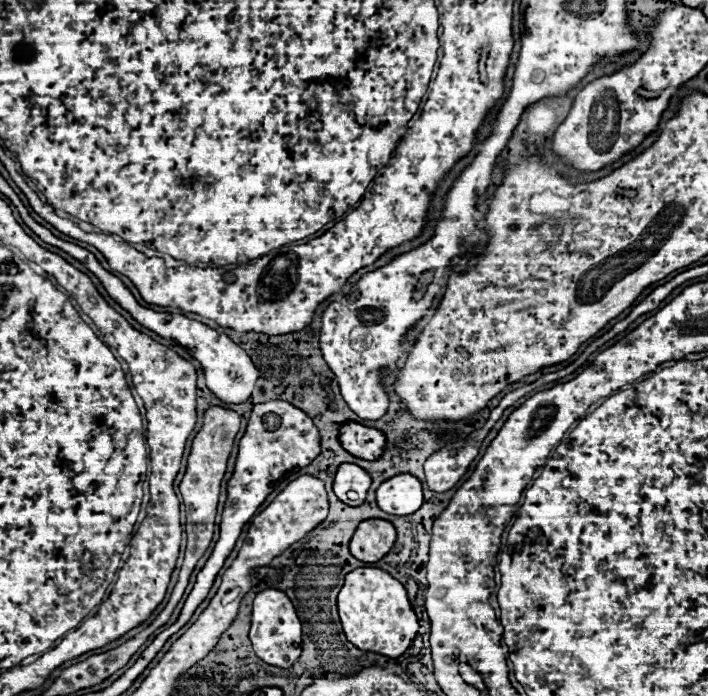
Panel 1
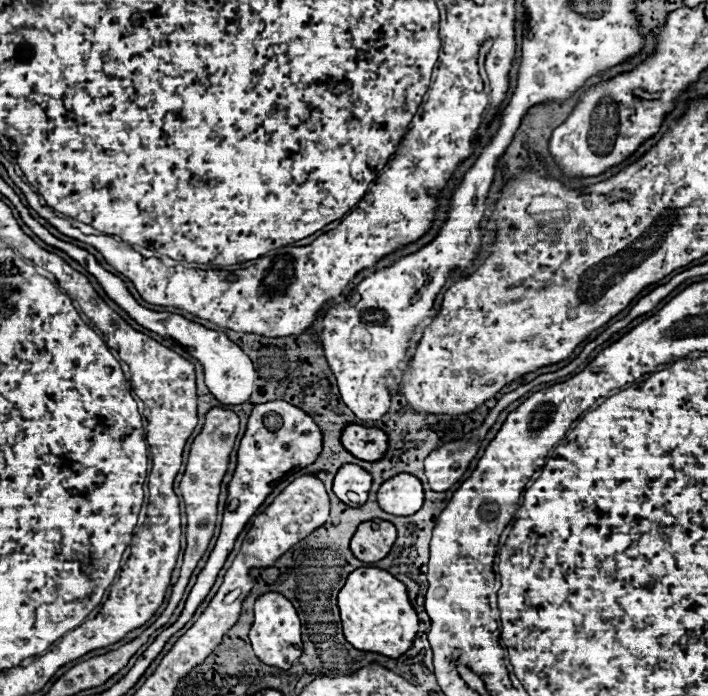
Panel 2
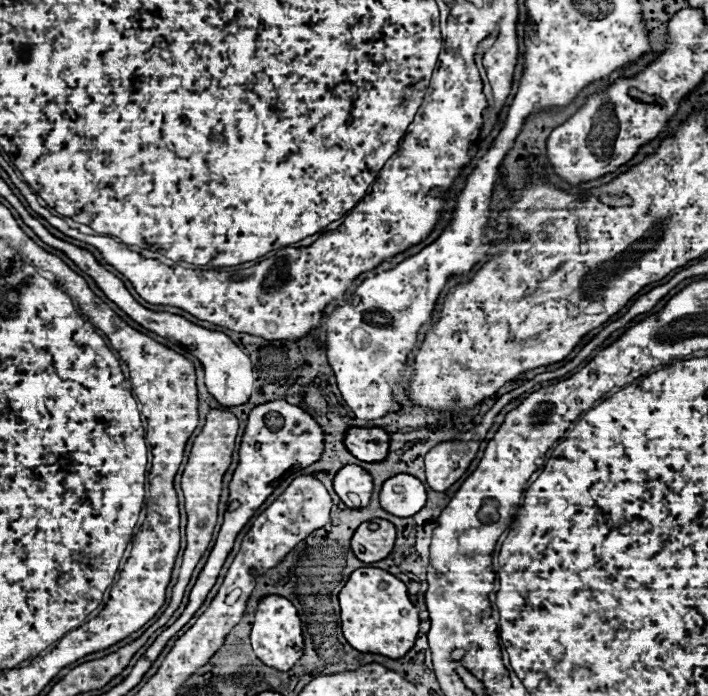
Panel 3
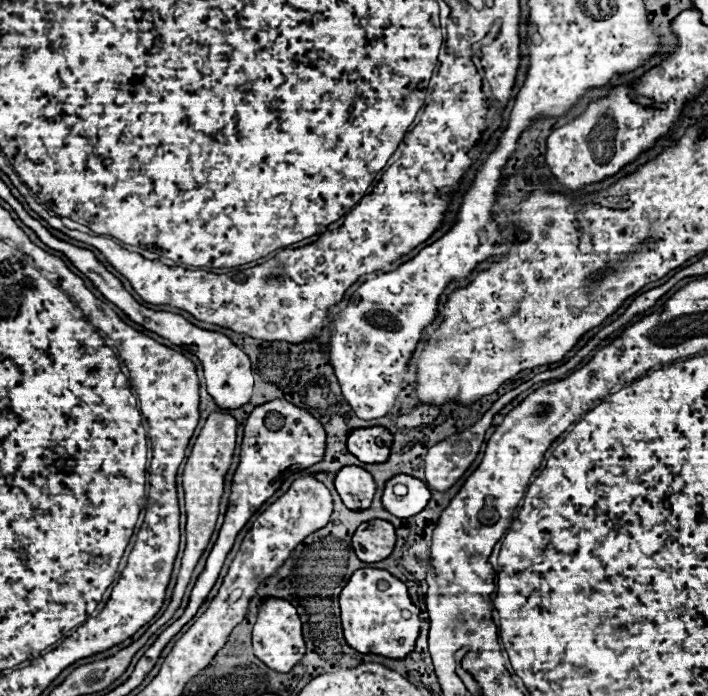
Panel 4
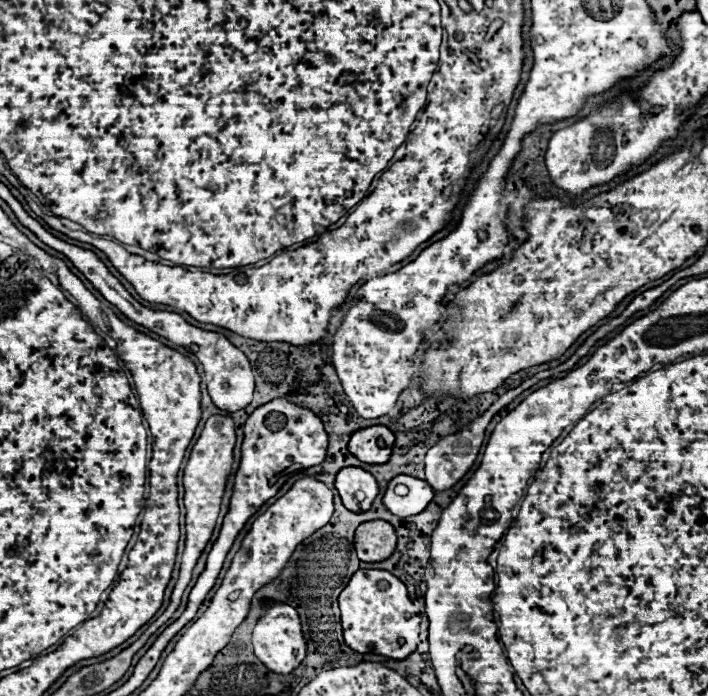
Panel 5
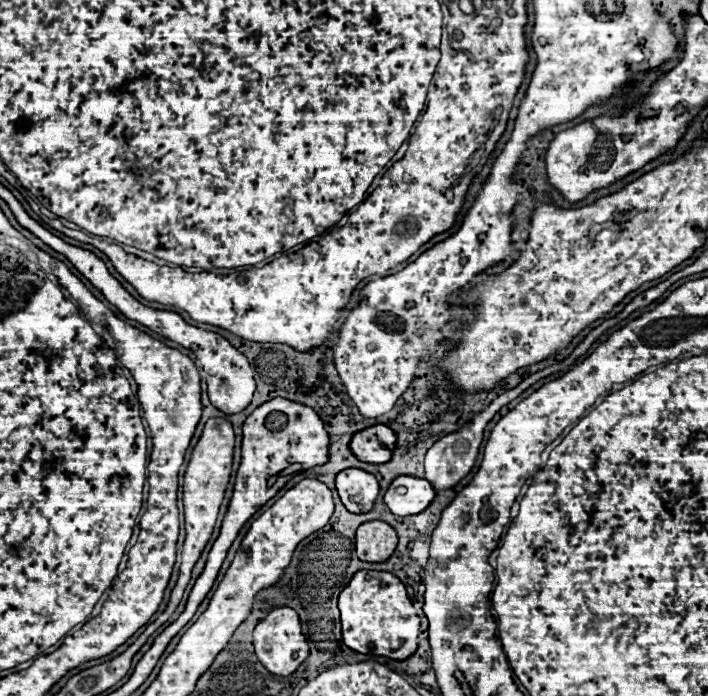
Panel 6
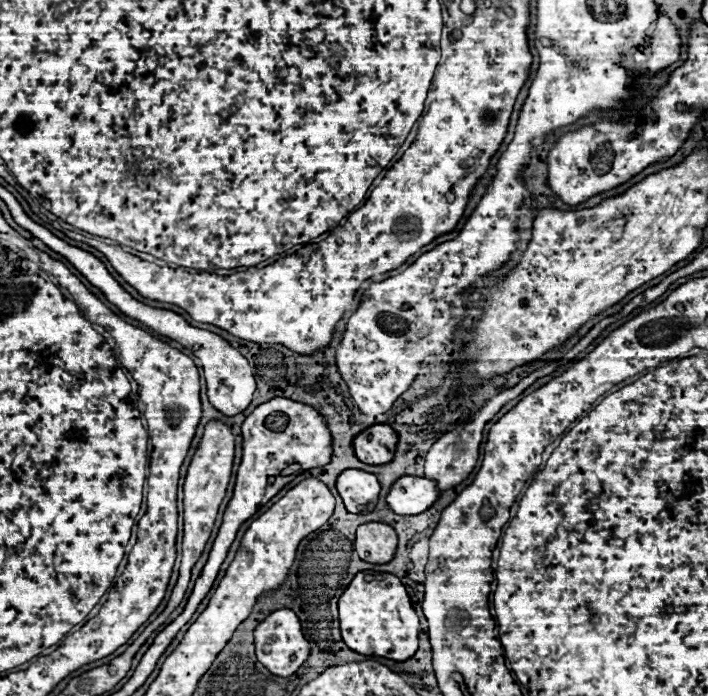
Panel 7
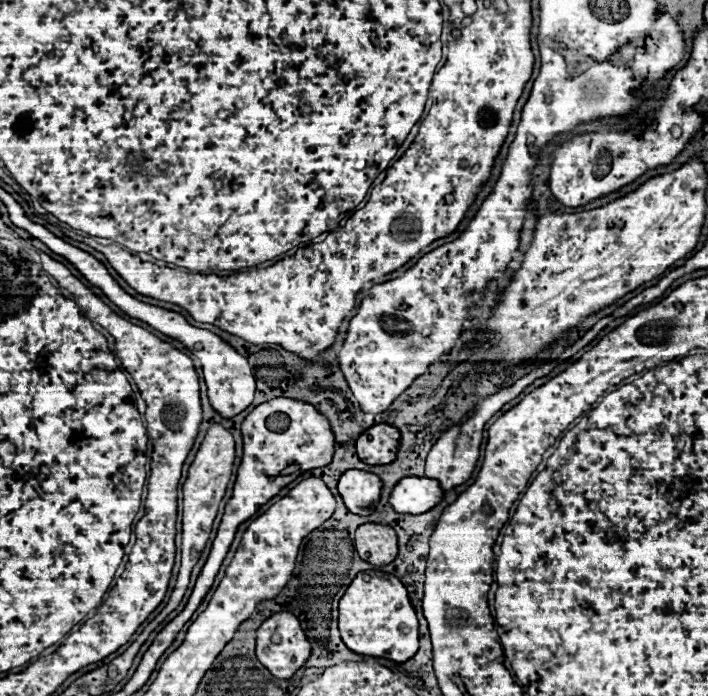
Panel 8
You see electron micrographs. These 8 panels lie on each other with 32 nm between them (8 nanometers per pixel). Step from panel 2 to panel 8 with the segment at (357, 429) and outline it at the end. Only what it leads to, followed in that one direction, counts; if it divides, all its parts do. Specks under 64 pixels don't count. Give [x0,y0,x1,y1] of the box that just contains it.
[356,424,400,466]

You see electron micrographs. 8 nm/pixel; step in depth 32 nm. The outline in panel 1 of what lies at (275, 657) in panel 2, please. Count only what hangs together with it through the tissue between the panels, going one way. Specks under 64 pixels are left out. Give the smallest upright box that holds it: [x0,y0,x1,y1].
[250,590,302,668]

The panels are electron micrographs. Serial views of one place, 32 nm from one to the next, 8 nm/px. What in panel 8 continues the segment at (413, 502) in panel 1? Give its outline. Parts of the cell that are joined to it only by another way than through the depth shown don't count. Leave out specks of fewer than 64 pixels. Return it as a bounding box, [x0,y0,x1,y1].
[390,476,444,516]

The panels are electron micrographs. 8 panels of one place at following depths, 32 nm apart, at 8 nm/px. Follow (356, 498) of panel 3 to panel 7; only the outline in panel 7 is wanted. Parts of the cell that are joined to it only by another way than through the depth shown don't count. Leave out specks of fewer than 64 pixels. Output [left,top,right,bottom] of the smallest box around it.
[336,468,380,514]

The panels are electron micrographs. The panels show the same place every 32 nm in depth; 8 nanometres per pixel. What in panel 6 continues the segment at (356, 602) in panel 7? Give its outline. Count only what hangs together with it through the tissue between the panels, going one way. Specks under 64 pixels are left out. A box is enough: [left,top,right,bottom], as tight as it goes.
[338,570,420,660]

